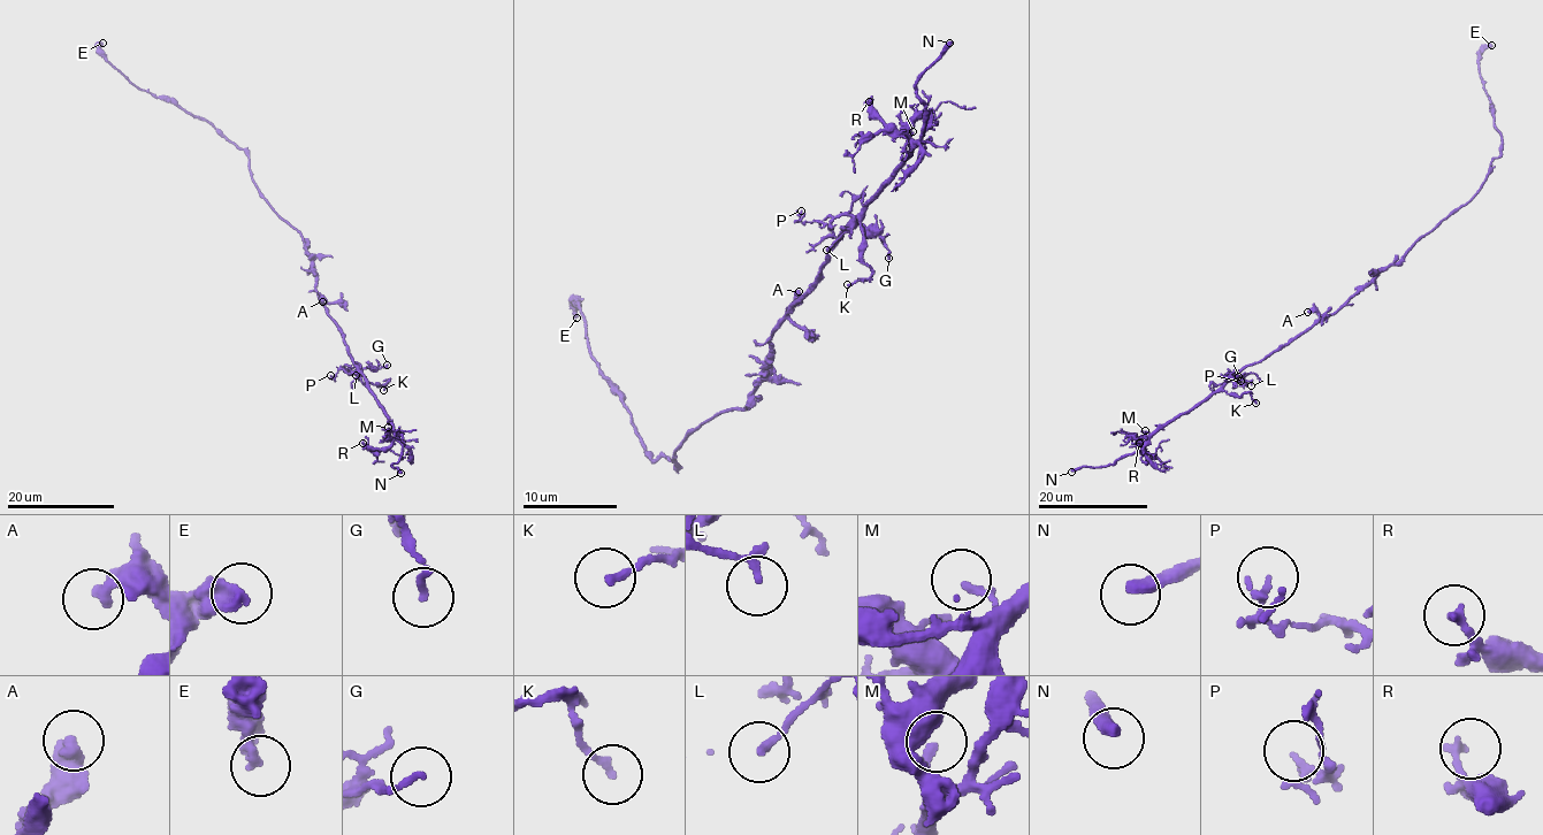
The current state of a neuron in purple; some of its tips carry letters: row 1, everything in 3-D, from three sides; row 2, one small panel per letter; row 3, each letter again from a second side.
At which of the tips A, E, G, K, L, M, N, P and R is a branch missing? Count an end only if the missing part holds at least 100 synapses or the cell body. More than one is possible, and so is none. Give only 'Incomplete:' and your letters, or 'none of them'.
Incomplete: N

